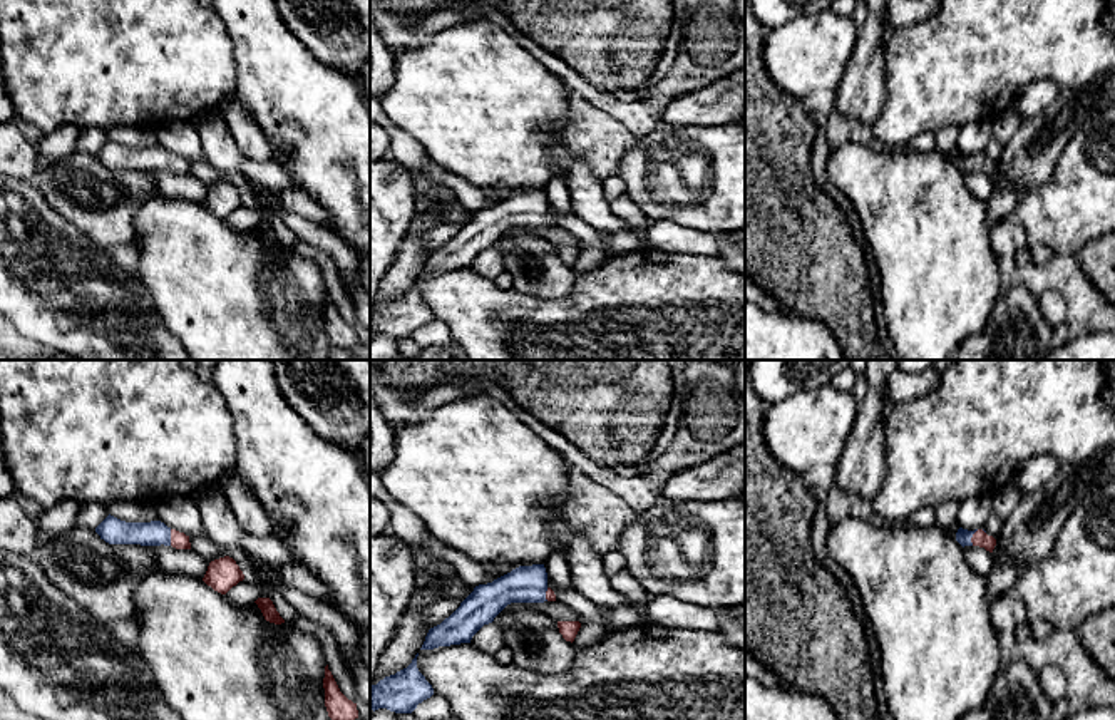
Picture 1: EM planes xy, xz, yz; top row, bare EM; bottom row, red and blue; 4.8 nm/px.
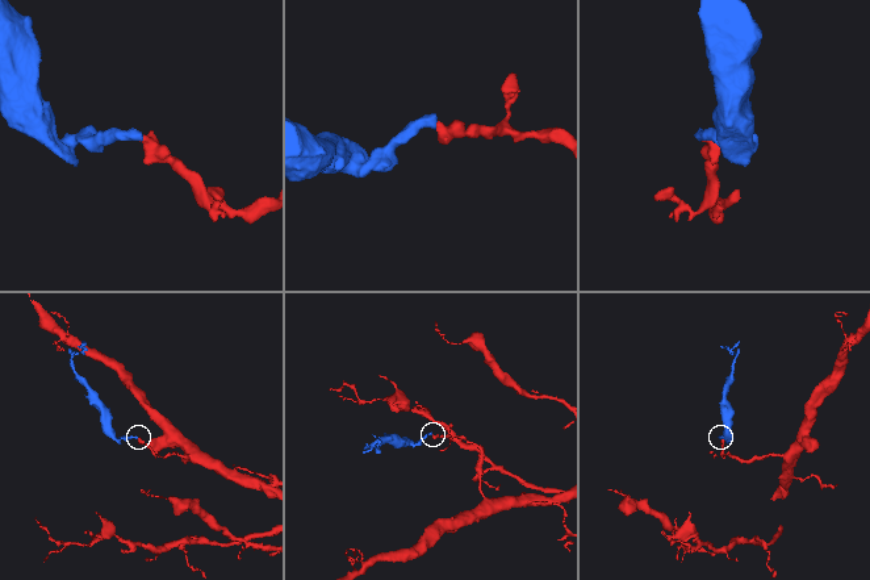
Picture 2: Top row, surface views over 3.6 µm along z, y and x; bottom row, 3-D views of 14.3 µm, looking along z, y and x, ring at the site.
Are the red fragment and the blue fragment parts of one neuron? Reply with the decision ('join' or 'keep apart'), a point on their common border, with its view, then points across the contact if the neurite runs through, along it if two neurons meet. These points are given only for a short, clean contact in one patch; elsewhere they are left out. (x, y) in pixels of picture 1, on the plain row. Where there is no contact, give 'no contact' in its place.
join; meets red in xy at (171, 163); runs through xy (178, 164), (171, 163), (154, 158)

